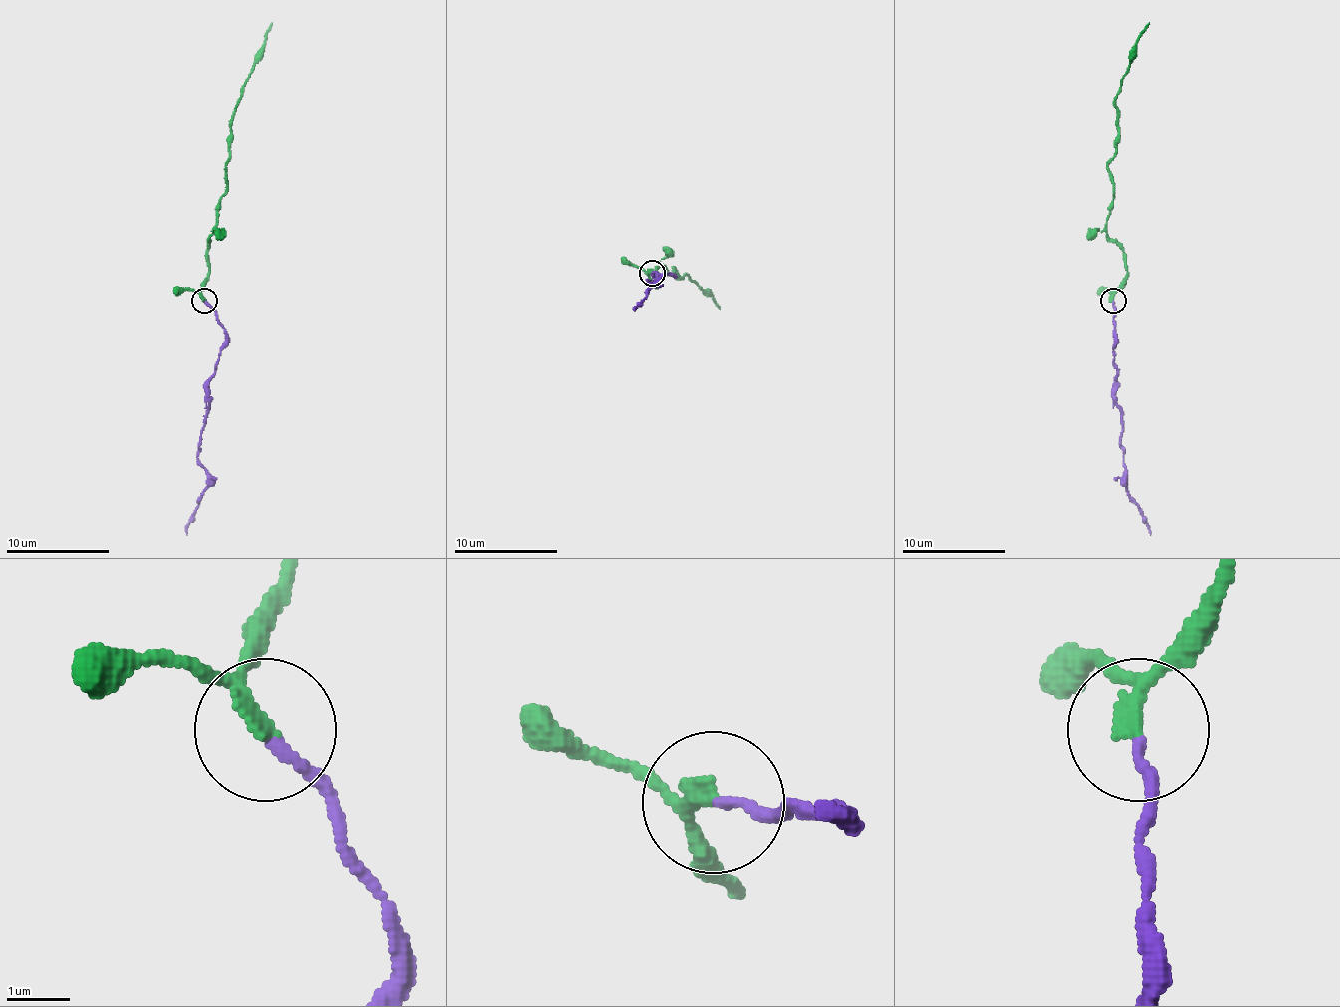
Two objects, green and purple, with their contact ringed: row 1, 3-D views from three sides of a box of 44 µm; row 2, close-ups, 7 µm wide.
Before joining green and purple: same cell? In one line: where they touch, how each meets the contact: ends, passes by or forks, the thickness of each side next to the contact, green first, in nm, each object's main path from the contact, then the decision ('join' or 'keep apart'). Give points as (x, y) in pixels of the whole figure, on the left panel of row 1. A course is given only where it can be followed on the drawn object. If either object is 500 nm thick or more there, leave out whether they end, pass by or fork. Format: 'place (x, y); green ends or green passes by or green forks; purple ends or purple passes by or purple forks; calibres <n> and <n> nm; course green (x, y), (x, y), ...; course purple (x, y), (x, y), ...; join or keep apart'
place (204, 300); green passes by; purple ends; calibres 190 and 150 nm; course green (204, 301), (201, 288), (209, 275), (206, 252), (214, 234), (217, 205), (227, 185), (235, 105), (271, 22); course purple (204, 301), (224, 330), (224, 348), (209, 381), (209, 407), (199, 446), (206, 490), (186, 534); join

